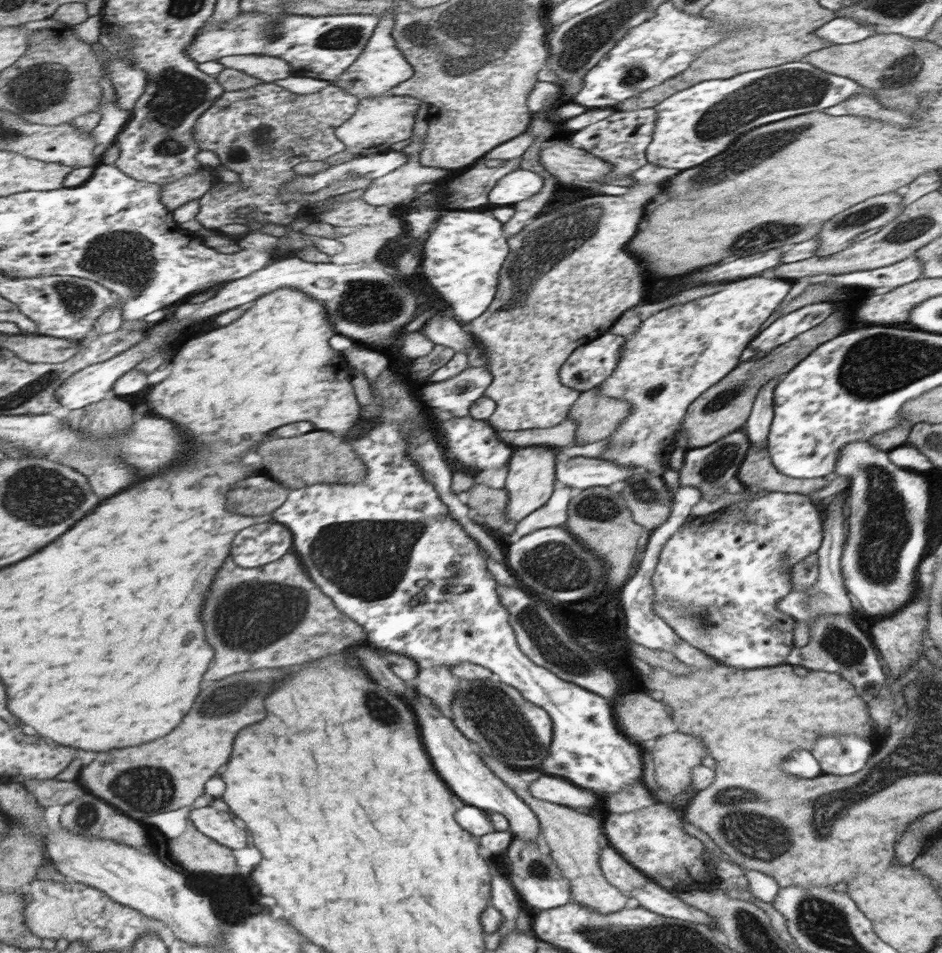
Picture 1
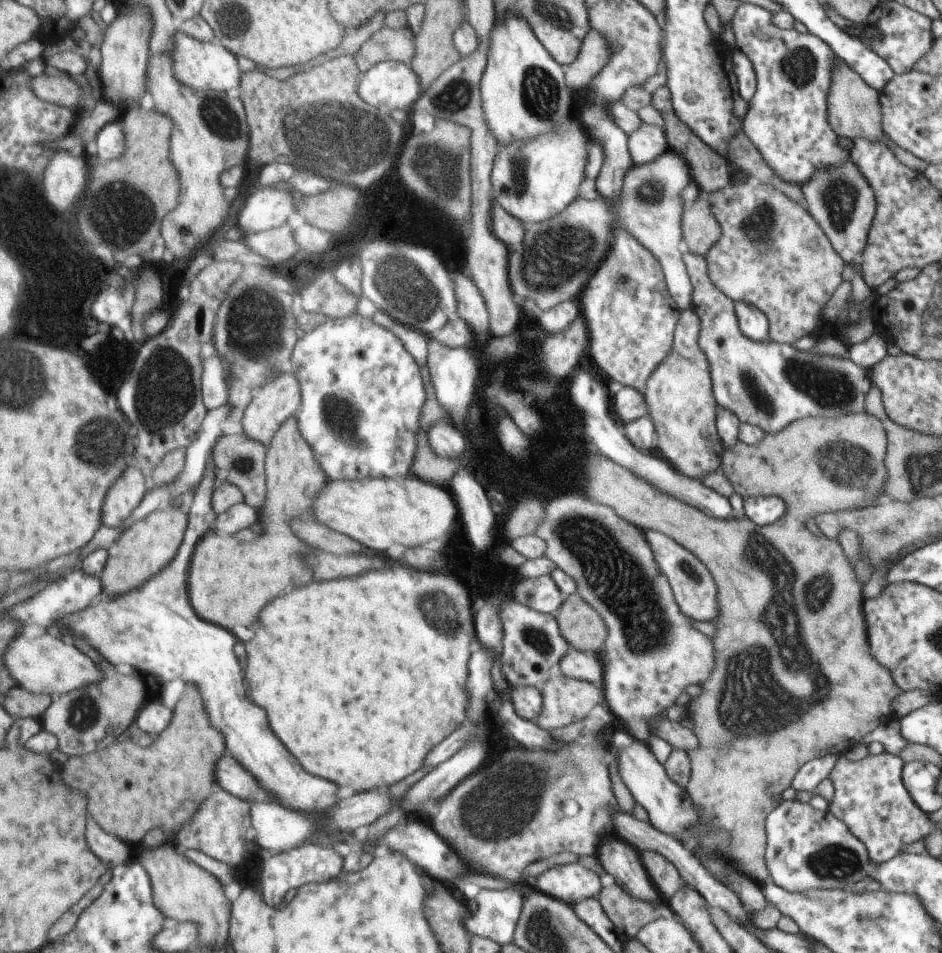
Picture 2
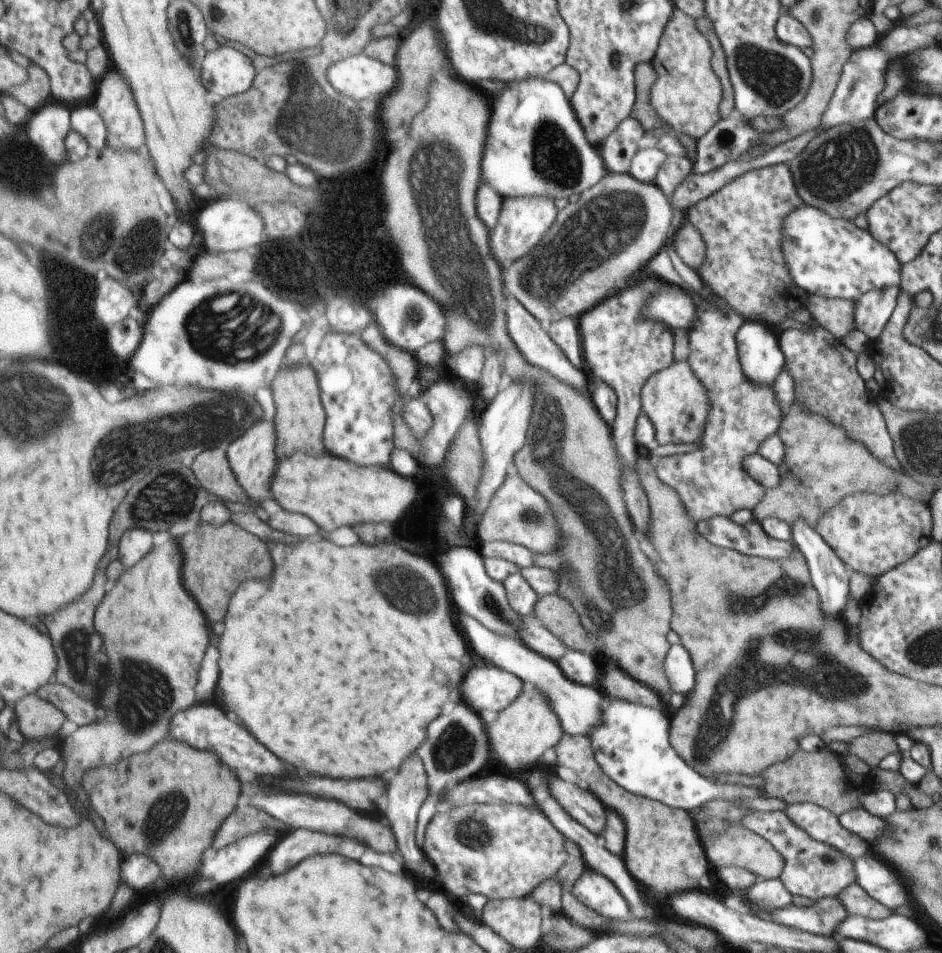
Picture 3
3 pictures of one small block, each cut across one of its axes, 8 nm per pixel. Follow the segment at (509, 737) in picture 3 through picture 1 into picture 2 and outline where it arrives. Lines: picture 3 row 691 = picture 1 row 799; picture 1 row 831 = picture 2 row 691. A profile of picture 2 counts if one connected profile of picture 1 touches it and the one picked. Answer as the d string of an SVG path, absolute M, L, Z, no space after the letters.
M561 674L548 680L539 691L544 706L535 724L547 732L557 732L562 727L584 719L589 708L593 708L601 696L595 685Z

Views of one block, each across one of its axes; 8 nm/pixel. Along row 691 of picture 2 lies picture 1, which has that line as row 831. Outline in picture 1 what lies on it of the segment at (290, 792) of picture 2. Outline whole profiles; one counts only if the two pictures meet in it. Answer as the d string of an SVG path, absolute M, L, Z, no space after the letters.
M210 804L190 811L188 819L202 834L234 851L247 848L249 844L249 834L235 822L235 816L219 811Z

